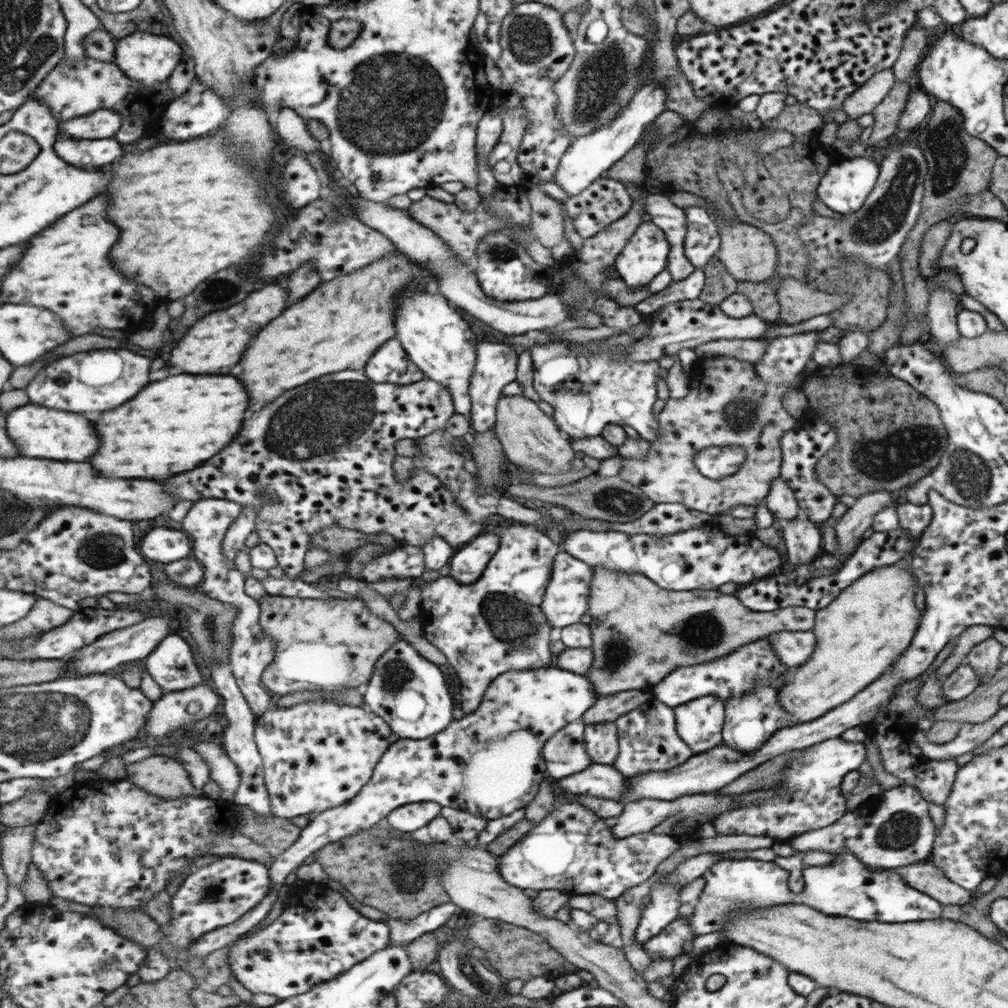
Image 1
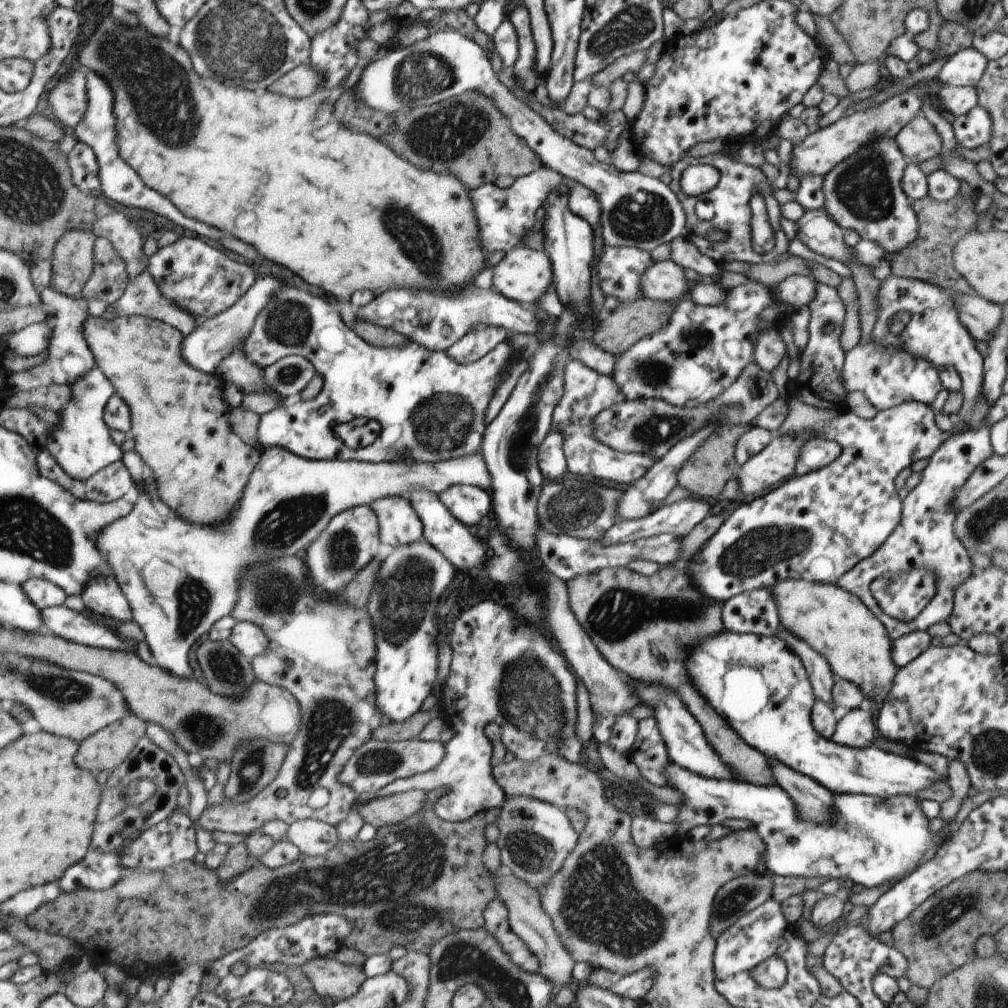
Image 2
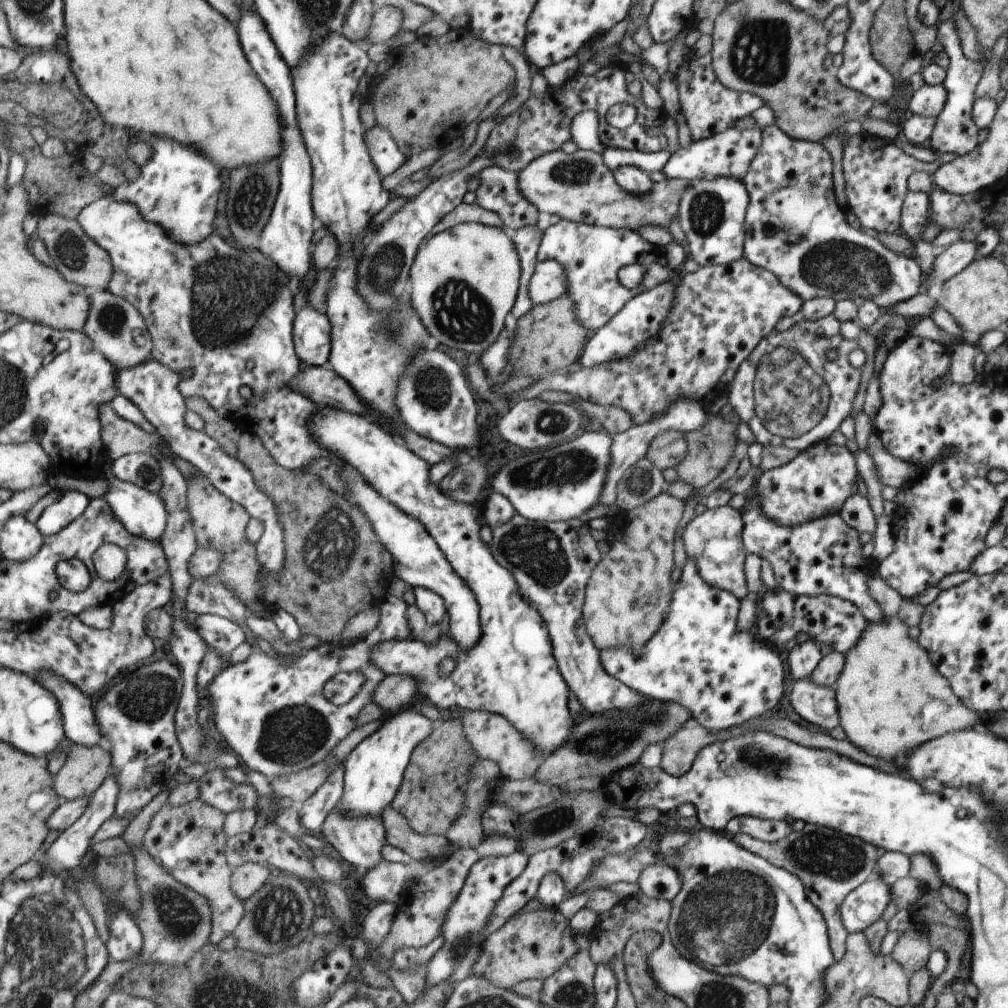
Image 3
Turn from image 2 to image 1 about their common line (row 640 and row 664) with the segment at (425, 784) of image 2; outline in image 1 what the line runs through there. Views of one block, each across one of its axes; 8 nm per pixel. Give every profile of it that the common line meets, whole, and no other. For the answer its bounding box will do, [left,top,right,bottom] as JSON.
[338,524,560,715]

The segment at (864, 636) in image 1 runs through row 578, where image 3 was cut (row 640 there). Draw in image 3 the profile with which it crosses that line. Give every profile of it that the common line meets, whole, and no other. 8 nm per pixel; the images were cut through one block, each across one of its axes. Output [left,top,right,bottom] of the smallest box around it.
[833,569,990,760]

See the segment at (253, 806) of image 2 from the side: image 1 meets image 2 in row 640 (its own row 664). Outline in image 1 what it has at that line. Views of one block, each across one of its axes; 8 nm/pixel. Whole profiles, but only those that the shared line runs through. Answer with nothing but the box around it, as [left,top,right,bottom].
[259,594,399,696]

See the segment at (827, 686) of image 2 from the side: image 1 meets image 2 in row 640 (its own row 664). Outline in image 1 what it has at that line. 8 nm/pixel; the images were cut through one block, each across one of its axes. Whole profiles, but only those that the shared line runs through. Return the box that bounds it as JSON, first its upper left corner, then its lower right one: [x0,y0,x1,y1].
[767,631,816,668]

